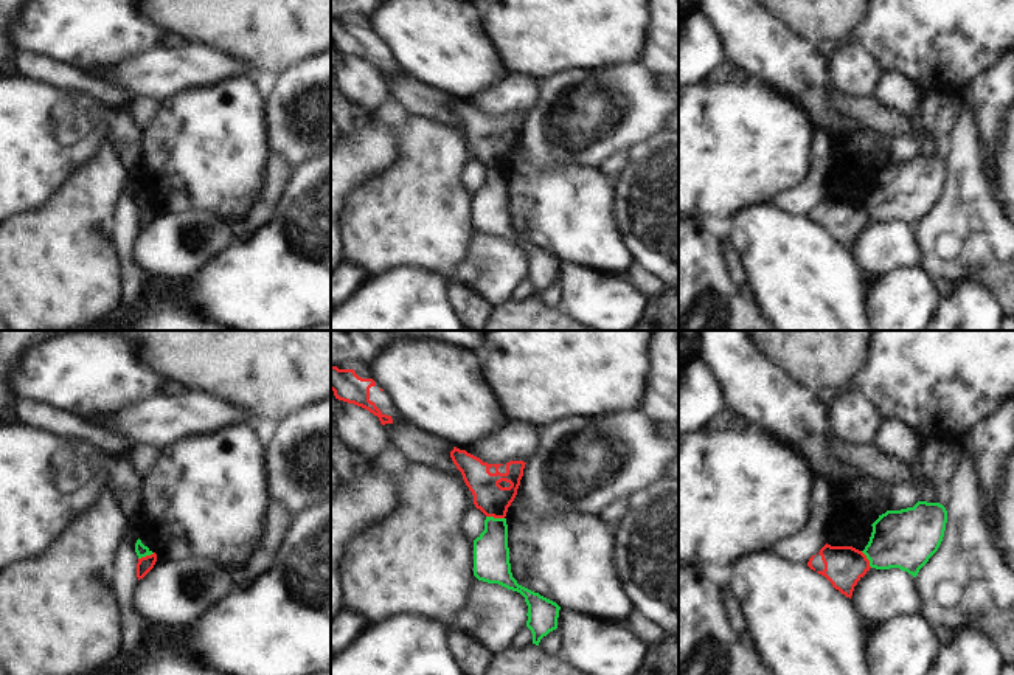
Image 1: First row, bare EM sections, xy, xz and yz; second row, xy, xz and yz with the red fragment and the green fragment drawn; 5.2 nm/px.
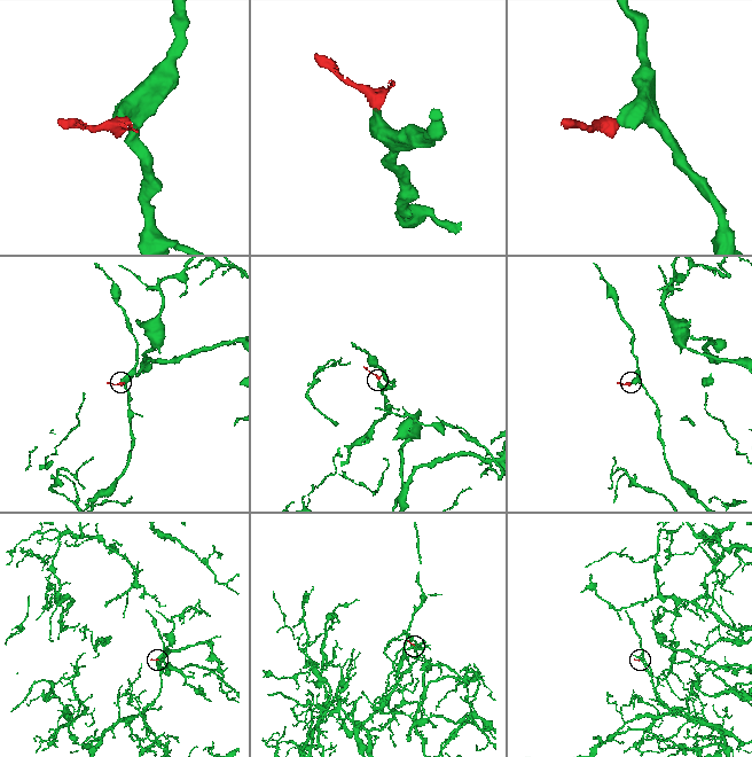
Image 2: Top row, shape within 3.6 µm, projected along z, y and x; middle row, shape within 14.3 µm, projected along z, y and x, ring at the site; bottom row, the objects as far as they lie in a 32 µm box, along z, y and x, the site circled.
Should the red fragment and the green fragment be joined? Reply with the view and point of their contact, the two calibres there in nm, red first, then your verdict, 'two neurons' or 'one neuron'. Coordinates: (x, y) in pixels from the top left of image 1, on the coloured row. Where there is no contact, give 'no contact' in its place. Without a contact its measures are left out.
xz (496, 517) | 170/190 nm | two neurons

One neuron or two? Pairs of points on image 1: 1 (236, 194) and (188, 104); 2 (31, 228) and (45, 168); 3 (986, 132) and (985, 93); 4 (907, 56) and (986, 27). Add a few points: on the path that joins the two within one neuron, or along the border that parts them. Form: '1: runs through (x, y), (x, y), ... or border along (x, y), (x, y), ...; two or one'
1: runs through (221, 173), (208, 157), (197, 126); one
2: border along (64, 186), (42, 207), (16, 216); two
3: runs through (986, 123), (986, 103); one
4: runs through (927, 36), (937, 27), (966, 27); one

